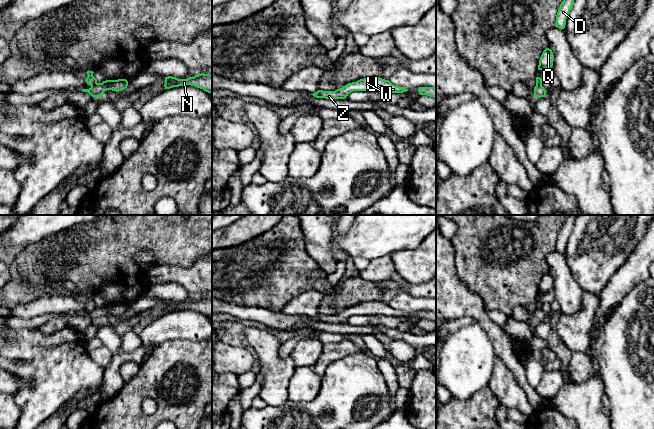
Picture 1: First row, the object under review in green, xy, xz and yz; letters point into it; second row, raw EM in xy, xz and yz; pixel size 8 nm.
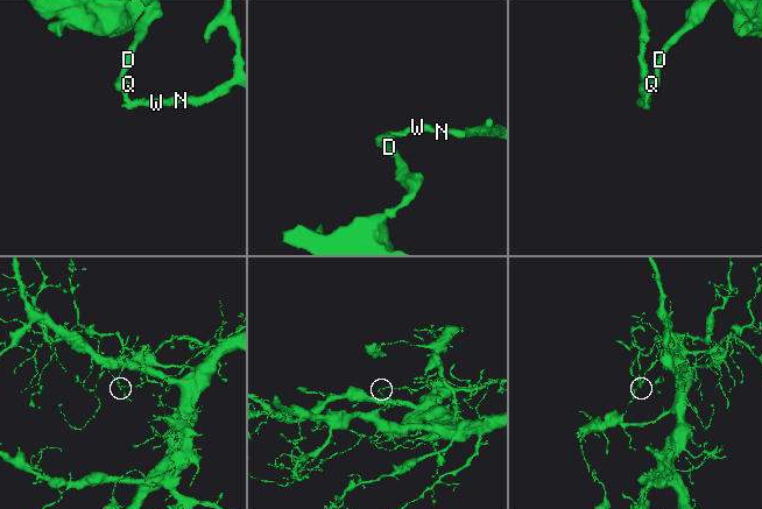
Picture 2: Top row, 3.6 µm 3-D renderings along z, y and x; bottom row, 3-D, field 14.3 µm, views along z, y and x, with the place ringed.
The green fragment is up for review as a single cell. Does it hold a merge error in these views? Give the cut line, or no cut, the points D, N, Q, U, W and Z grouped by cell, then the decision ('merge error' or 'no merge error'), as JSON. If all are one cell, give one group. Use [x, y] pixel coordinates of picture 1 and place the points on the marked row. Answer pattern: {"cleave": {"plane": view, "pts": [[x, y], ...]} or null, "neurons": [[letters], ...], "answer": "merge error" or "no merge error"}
{"cleave": {"plane": "xy", "pts": [[97, 83], [91, 87]]}, "neurons": [["D", "Q"], ["N", "U", "W", "Z"]], "answer": "merge error"}

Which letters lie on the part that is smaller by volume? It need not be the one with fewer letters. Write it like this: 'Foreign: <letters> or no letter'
Foreign: N, U, W, Z

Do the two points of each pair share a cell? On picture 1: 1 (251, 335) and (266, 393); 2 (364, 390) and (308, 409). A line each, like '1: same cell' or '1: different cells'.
1: same cell
2: same cell

